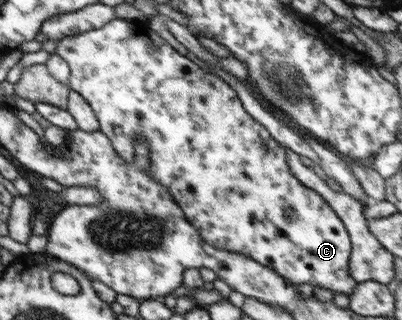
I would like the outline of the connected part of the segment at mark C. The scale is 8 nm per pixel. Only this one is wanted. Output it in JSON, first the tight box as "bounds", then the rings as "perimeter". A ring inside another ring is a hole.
{"bounds":[54,17,358,295],"perimeter":[[[117,17],[99,29],[90,29],[85,33],[78,33],[77,35],[60,39],[57,42],[54,53],[60,55],[68,63],[70,67],[70,82],[68,83],[70,89],[76,91],[83,96],[83,99],[87,100],[92,111],[95,112],[101,133],[111,141],[111,145],[117,151],[118,156],[121,156],[125,162],[131,163],[135,158],[133,151],[135,138],[141,136],[147,142],[150,167],[145,170],[145,173],[153,181],[157,181],[157,183],[167,187],[167,191],[171,192],[173,199],[181,206],[186,218],[199,231],[199,235],[205,243],[219,250],[227,250],[243,254],[243,256],[249,256],[257,263],[274,269],[281,277],[285,278],[286,283],[291,285],[301,286],[308,283],[314,287],[323,287],[323,289],[328,289],[329,291],[351,295],[358,283],[350,274],[349,259],[352,243],[342,219],[321,195],[303,185],[299,179],[293,176],[286,160],[287,152],[285,152],[285,147],[275,141],[267,132],[267,129],[247,113],[243,108],[238,93],[225,80],[220,76],[215,76],[215,74],[206,73],[192,60],[179,54],[167,40],[164,40],[153,30],[147,28],[146,24],[142,26],[131,20]]]}

